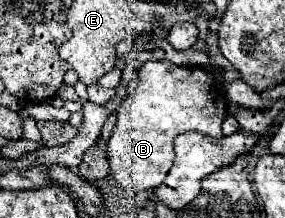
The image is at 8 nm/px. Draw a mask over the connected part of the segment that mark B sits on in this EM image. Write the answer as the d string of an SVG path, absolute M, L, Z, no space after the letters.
M149 60L143 64L146 69L144 81L138 81L136 89L132 89L126 99L122 101L118 109L118 119L112 129L112 135L108 139L108 165L112 169L112 175L116 181L128 191L128 193L140 193L146 189L158 187L166 173L172 167L174 161L174 151L172 151L172 141L176 135L186 133L186 131L198 131L204 135L212 137L222 137L222 119L228 113L228 99L222 89L222 85L202 67L186 67L186 65L175 65L163 60Z

